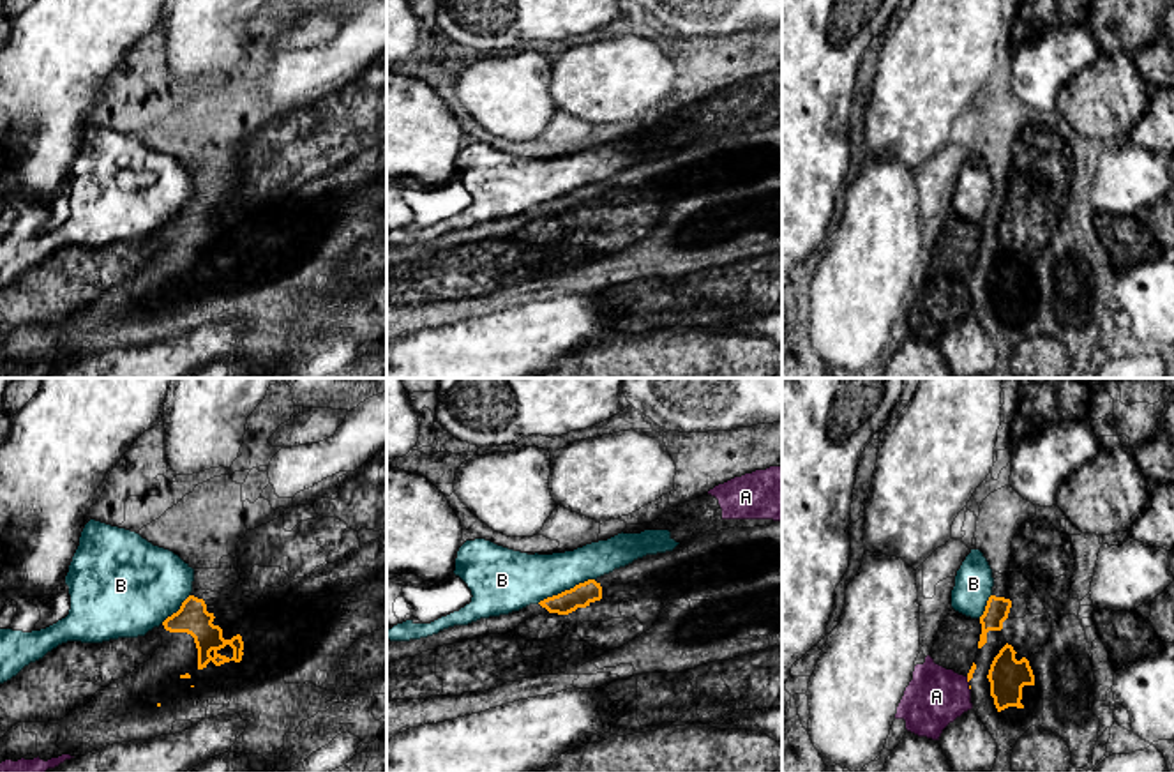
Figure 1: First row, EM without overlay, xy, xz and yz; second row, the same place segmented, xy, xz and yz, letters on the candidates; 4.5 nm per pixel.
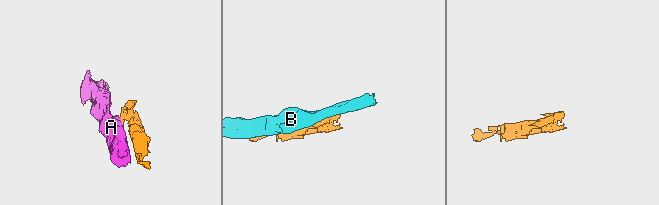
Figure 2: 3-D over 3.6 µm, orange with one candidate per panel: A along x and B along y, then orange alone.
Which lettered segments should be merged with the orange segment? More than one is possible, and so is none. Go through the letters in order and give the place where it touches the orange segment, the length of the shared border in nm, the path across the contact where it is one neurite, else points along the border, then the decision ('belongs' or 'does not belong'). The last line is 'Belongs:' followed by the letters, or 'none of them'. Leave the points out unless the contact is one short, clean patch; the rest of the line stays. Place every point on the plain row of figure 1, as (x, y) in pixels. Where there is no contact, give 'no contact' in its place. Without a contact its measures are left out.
A: contact yz (968, 285); length 30 nm; border yz (966, 281), (968, 287); does not belong
B: contact xz (565, 195); length 280 nm; border xz (594, 182), (537, 207); does not belong
Belongs: none of them

